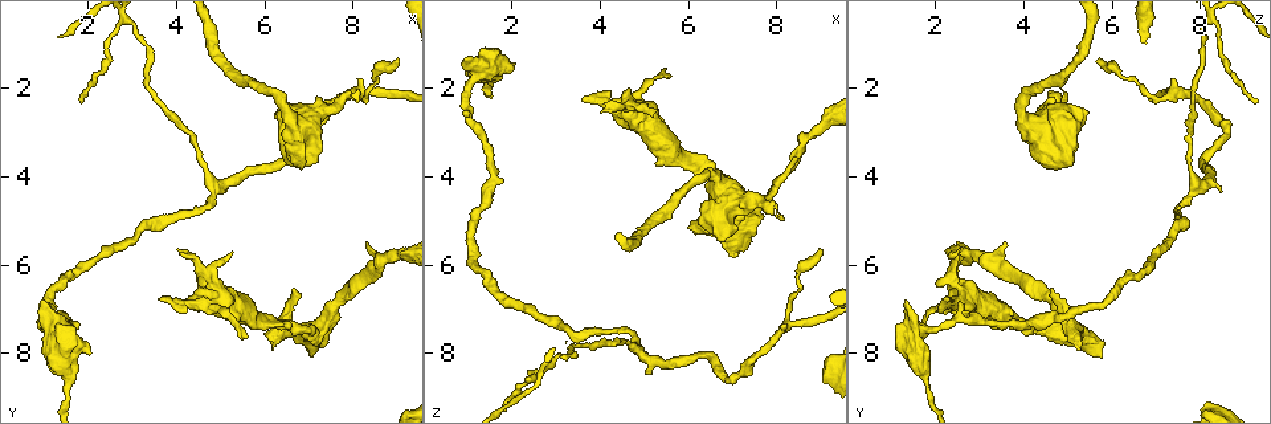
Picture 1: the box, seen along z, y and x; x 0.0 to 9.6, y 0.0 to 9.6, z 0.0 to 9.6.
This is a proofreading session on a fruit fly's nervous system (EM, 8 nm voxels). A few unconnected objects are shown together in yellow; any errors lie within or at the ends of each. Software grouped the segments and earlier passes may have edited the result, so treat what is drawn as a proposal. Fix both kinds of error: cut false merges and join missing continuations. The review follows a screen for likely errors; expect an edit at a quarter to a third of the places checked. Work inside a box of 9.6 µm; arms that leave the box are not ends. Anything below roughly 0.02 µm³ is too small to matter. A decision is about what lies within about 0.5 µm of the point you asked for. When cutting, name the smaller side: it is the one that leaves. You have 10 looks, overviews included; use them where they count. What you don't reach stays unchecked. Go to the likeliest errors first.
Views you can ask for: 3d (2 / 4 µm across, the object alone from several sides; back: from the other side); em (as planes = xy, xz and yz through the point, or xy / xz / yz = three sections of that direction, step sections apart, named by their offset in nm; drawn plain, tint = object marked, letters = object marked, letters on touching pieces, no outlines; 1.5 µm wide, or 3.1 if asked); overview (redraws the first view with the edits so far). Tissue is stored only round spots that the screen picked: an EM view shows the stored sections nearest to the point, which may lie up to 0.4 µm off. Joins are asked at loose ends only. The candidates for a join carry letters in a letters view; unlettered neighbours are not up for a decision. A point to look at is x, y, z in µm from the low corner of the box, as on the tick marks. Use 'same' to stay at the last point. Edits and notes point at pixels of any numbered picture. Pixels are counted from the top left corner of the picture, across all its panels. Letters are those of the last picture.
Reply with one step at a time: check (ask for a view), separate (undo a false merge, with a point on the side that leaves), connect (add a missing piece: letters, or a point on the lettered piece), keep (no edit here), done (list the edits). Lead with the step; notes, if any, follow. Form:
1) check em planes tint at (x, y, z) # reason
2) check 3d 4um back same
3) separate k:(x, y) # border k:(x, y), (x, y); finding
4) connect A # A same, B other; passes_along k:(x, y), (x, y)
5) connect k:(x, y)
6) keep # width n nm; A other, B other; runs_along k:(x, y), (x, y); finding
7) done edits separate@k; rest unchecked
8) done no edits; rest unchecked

check 3d 2um at (7.05, 8.10, 5.80)

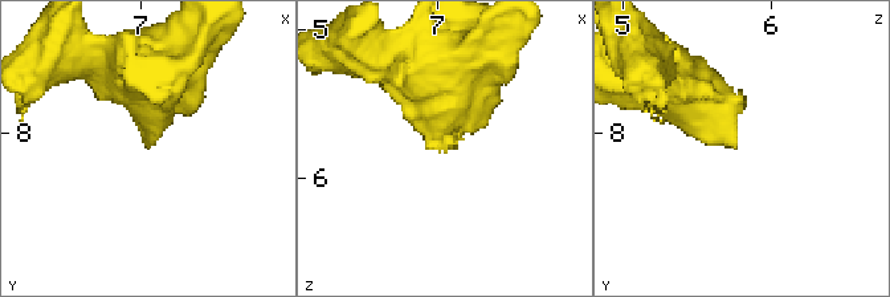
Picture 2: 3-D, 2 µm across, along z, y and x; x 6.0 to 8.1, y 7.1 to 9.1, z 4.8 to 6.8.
check em planes letters at (7.02, 8.08, 5.72) # need the tissue

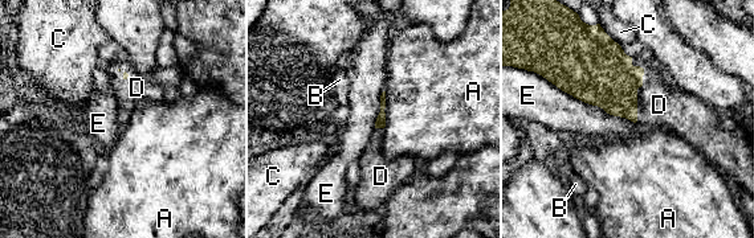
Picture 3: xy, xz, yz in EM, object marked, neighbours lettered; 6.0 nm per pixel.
connect D # longest_contact E 600 nm; A other, B other, C other, D same, E other; it goes on there

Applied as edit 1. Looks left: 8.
check overview # redraw

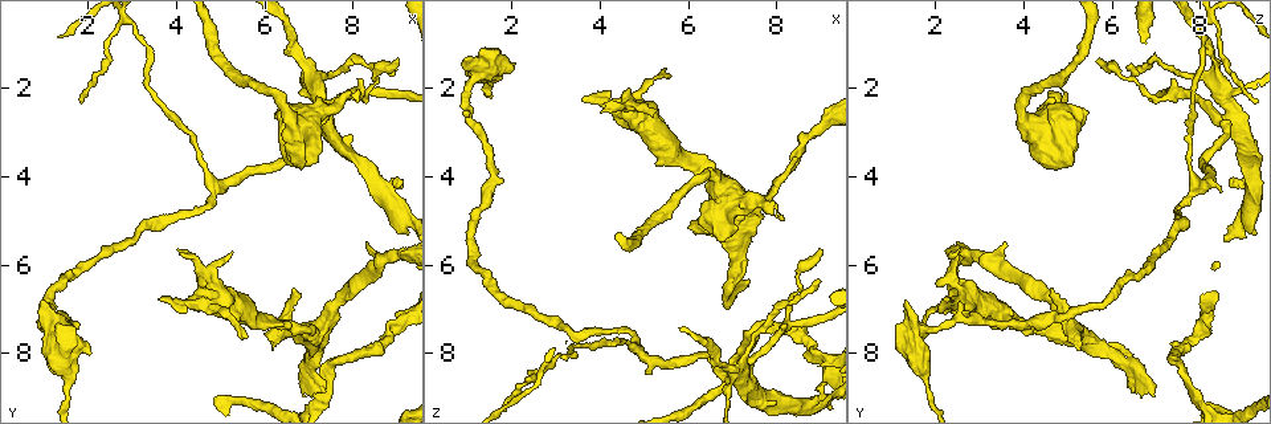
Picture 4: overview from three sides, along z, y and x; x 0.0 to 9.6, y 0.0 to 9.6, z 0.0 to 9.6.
check 3d 2um at (3.60, 6.80, 2.30) # free end

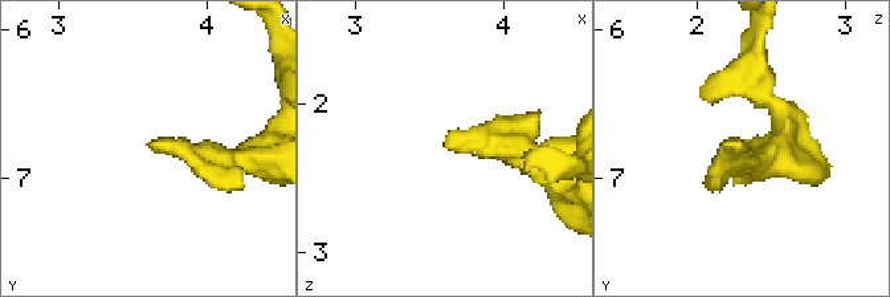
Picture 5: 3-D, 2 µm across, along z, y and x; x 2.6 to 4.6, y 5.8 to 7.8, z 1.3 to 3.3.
check em 3.1um planes letters at (3.60, 6.76, 2.28) # need the tissue

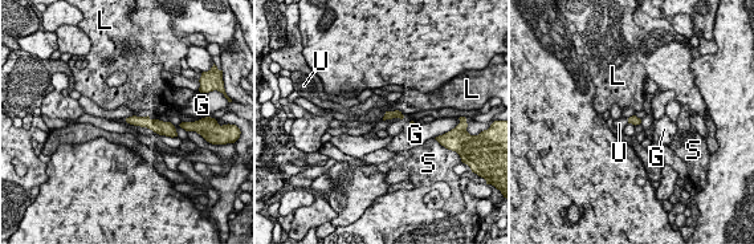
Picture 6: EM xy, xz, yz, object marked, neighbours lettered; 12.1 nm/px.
connect U # G other, L other, S other, U same; the neuron continues

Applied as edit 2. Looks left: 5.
check overview # redraw

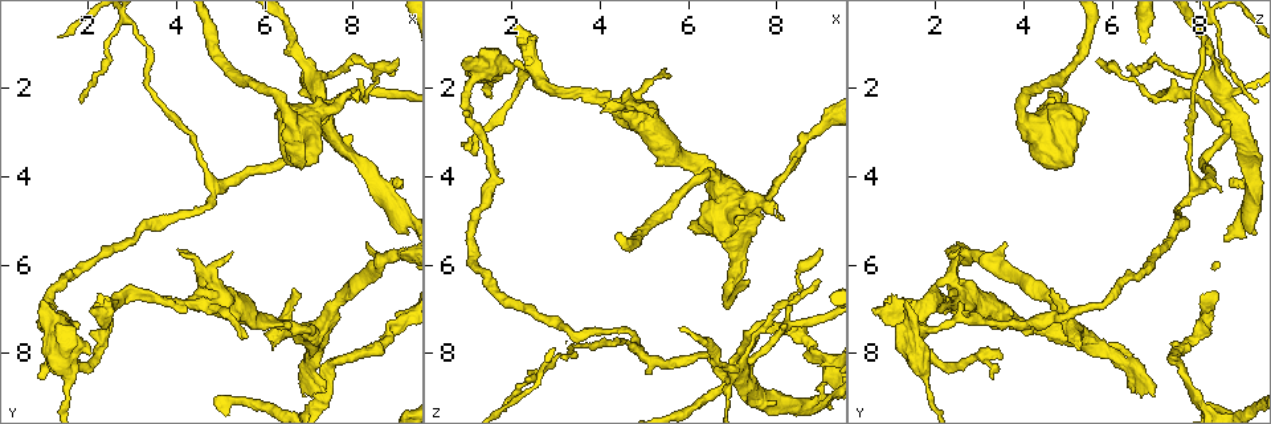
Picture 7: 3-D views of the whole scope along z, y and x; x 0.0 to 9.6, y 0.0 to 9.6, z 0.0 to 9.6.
check 3d 4um at (8.25, 2.15, 7.40) # branch point

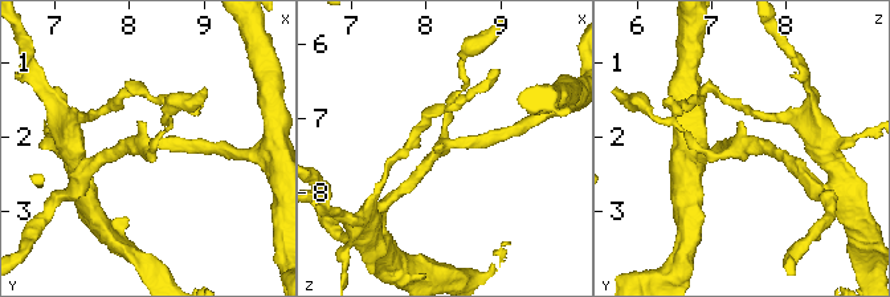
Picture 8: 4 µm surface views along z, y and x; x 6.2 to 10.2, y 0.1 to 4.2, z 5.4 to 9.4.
check em planes letters at (8.20, 2.20, 7.35) # shape alone is not enough

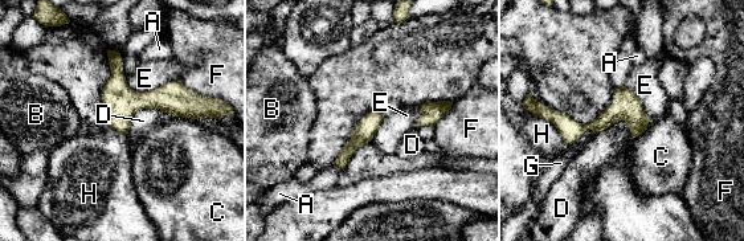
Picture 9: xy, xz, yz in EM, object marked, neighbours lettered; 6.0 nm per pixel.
keep # A other, B other, C other, D other, E other, F other, G other, H other; border 9:(535, 115), (548, 119), (571, 144); one neuron here

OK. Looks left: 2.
done edits connect@3, connect@6; rest unchecked

